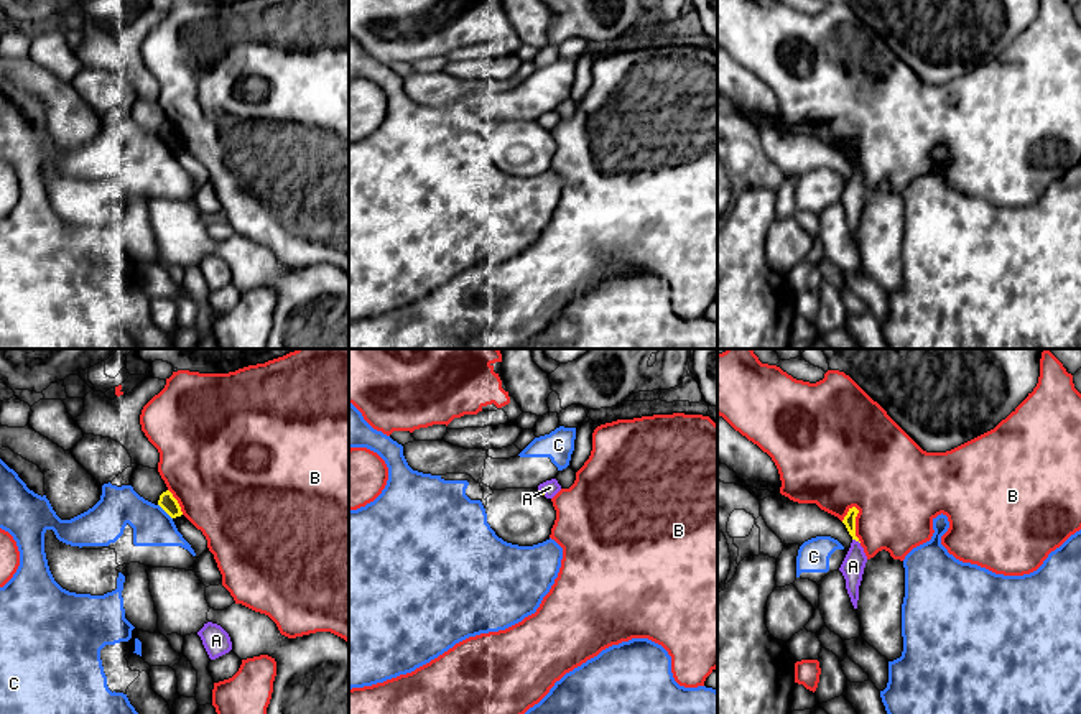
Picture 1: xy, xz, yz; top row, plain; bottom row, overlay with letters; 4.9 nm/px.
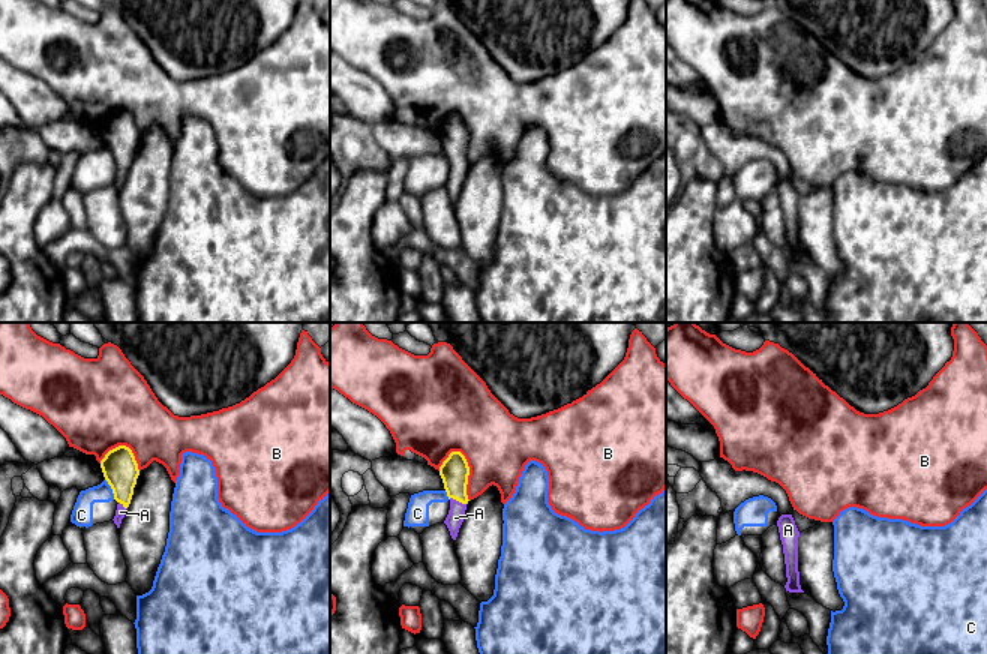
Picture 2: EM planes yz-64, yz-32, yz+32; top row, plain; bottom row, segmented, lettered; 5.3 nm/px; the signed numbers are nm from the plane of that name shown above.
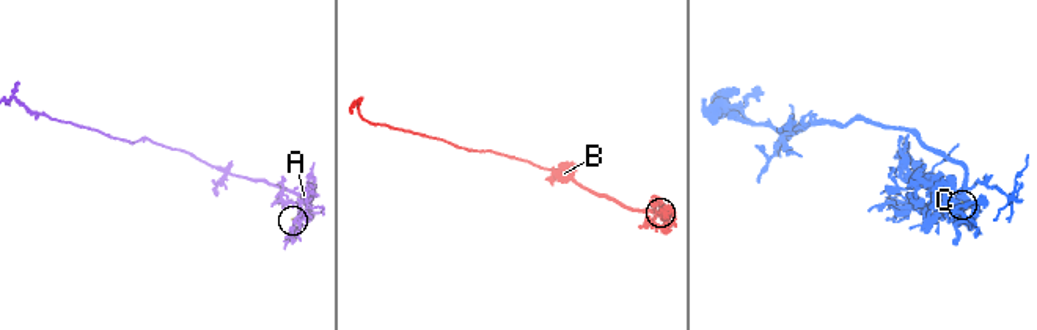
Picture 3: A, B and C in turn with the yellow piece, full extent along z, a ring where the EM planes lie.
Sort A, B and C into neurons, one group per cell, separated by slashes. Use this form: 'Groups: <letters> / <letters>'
Groups: A / B / C

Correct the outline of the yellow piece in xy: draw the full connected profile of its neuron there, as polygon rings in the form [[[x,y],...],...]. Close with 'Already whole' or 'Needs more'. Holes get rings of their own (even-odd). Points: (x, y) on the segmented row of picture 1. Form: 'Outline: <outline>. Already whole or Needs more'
Outline: [[[166,490],[166,492],[163,492],[163,494],[160,495],[158,505],[160,505],[171,518],[176,518],[176,517],[181,517],[181,515],[183,515],[178,500],[173,497],[173,494],[171,494],[169,490]]]. Already whole

